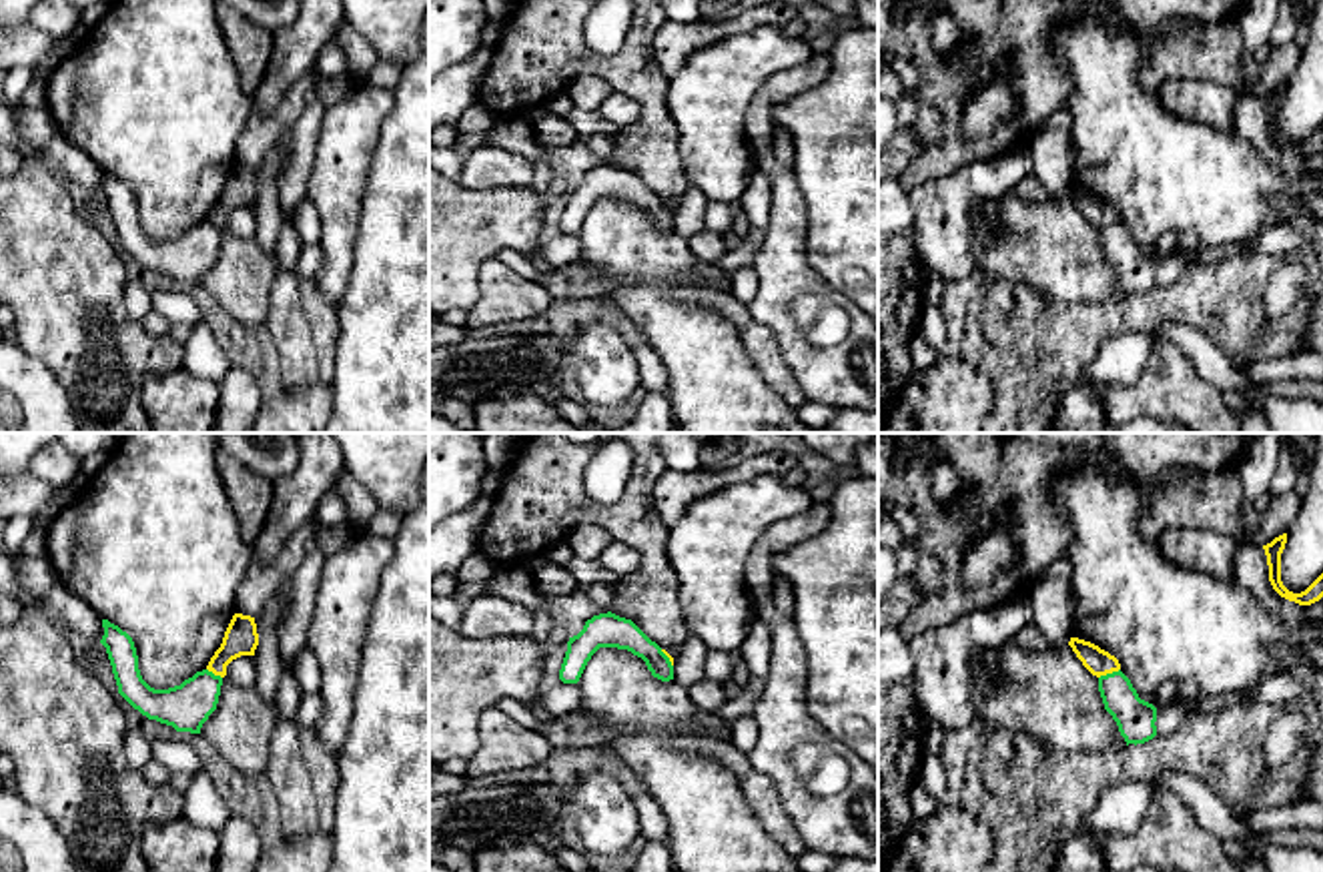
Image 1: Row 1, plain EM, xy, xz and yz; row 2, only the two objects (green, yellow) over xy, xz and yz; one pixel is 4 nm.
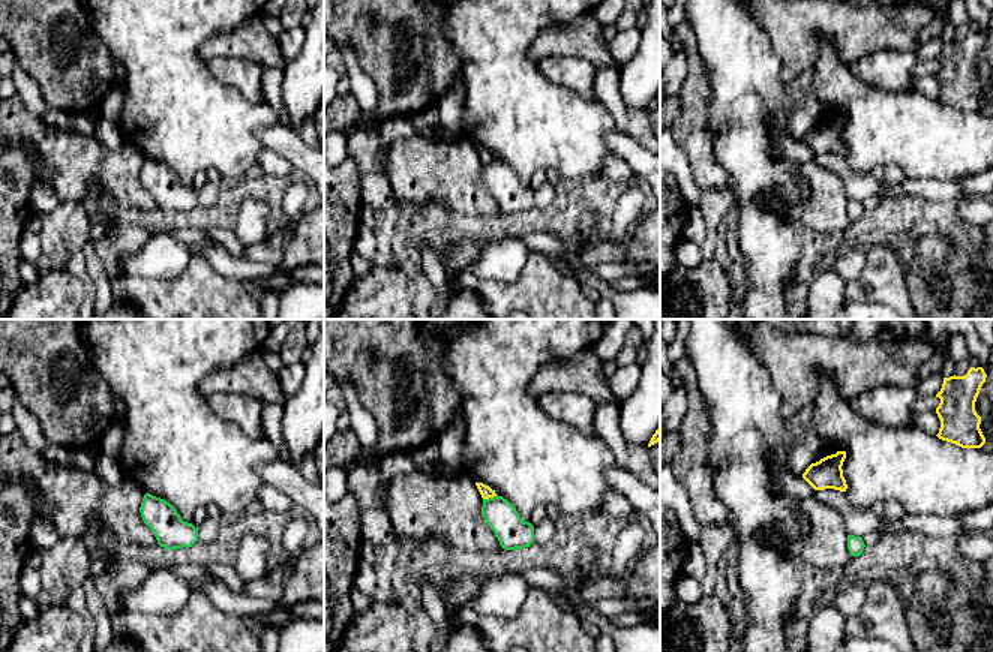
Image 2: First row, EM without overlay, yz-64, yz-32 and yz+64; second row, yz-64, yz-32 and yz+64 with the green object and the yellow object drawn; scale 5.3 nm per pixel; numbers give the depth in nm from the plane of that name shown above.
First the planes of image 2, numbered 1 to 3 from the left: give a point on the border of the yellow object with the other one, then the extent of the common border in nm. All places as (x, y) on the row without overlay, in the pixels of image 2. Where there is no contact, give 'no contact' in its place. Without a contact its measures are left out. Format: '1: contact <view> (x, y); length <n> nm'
1: no contact
2: contact yz-32 (489, 162); length 80 nm
3: no contact

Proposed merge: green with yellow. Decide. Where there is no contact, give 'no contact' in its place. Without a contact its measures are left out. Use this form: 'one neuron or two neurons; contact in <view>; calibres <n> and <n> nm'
two neurons; contact in yz; calibres 160 and 110 nm

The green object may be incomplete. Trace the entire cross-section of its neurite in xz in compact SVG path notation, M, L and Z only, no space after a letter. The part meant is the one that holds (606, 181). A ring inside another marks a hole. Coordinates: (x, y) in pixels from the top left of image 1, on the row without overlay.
M611 162L593 166L577 186L569 188L559 231L563 235L577 235L587 212L599 198L627 200L645 212L653 229L662 233L674 231L674 216L662 198L631 170Z

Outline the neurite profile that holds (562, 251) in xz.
M557 235L543 239L537 251L537 261L549 269L567 269L577 261L581 243L577 235Z

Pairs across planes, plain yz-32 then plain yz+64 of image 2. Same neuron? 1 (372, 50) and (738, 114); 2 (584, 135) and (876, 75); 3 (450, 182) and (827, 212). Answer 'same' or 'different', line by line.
1: different
2: different
3: same

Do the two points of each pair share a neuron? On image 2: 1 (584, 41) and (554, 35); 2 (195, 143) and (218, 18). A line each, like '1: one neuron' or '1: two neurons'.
1: one neuron
2: one neuron

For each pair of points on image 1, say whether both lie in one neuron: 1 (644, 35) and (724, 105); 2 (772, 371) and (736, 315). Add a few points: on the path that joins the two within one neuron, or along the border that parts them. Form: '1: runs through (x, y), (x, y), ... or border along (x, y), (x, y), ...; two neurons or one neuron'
1: border along (668, 81), (666, 107), (678, 127); two neurons
2: runs through (766, 357), (758, 339), (748, 329); one neuron

